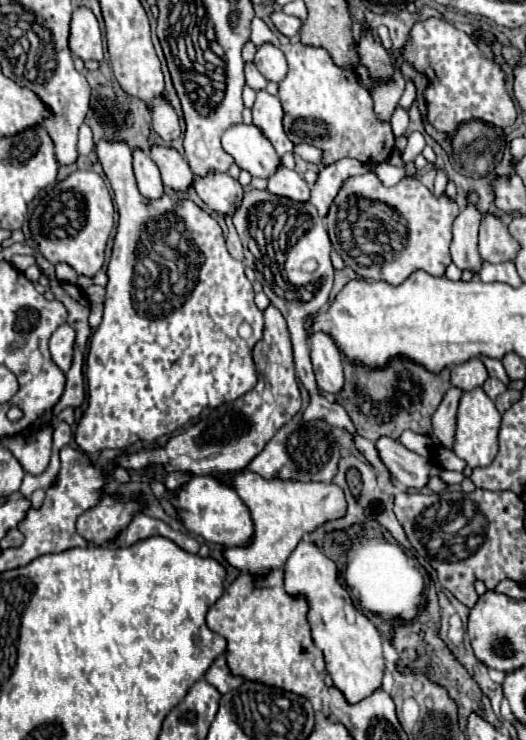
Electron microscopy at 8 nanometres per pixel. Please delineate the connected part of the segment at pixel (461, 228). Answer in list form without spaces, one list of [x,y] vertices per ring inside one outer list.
[[[474,189],[466,193],[466,201],[466,207],[454,221],[454,239],[450,245],[450,253],[458,269],[478,271],[482,265],[482,259],[478,255],[478,227],[482,211],[478,209],[478,195]]]

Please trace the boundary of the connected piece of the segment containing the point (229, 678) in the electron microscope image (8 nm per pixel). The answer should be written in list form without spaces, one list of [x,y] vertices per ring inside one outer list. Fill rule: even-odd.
[[[220,655],[220,657],[210,665],[210,669],[206,671],[206,677],[204,677],[204,679],[206,679],[210,685],[214,685],[220,693],[228,693],[230,689],[236,689],[236,687],[244,681],[242,677],[230,675],[224,655]]]

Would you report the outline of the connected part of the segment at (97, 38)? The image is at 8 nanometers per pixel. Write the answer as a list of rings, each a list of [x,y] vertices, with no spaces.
[[[78,7],[72,13],[70,49],[84,61],[88,59],[102,61],[102,33],[98,19],[94,17],[90,7]]]

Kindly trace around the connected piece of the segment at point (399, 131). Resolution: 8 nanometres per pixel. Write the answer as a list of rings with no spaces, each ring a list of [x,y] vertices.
[[[396,107],[390,125],[392,125],[392,131],[394,131],[396,137],[406,135],[406,131],[408,131],[408,113],[402,107]]]

